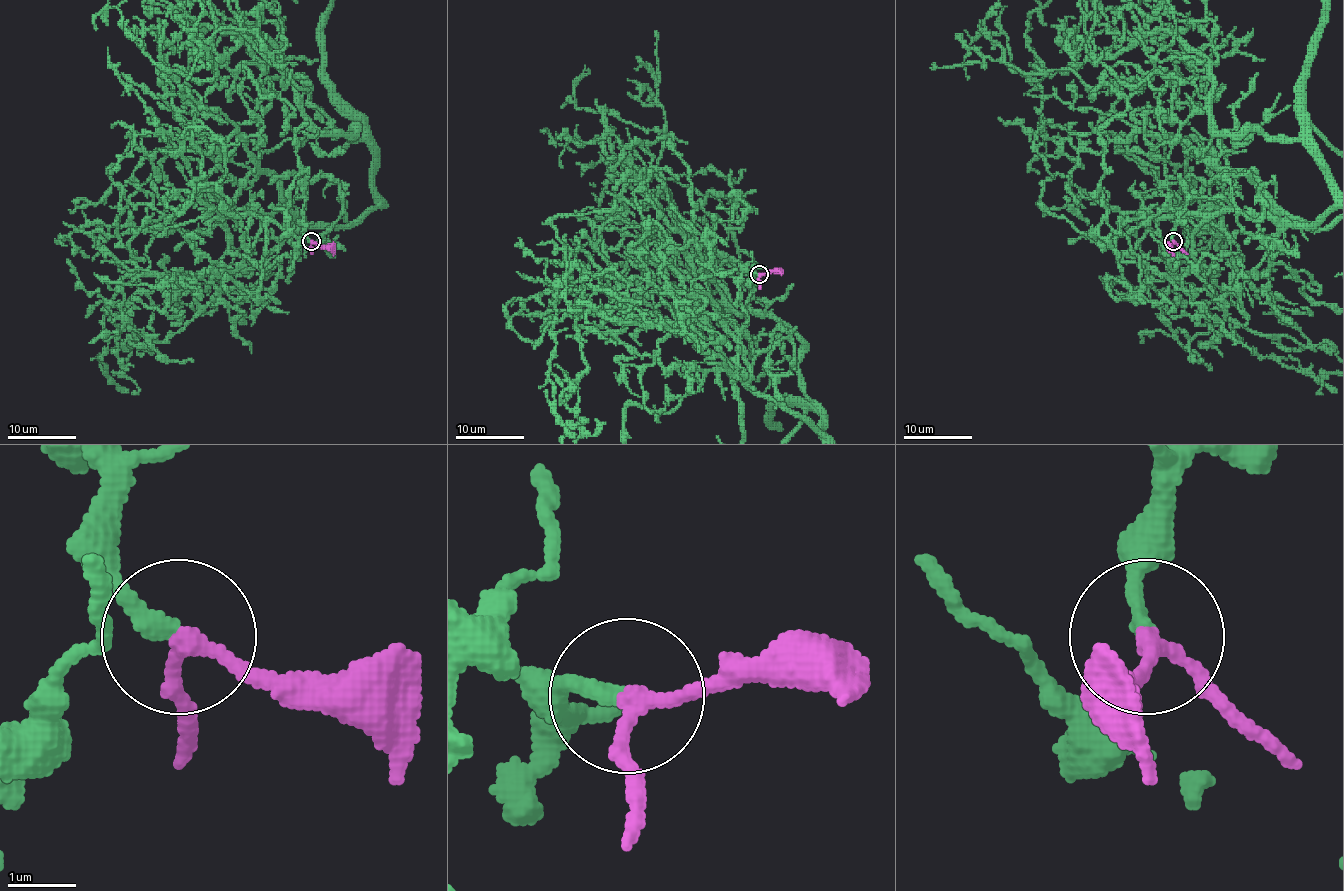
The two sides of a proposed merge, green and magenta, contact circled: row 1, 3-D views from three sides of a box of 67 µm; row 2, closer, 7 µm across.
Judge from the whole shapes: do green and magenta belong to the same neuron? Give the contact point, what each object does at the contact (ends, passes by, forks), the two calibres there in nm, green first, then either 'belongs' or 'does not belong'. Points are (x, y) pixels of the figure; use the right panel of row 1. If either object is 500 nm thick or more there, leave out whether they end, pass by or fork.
place (1173, 241); green ends; magenta passes by; calibres 260 and 200 nm; belongs

